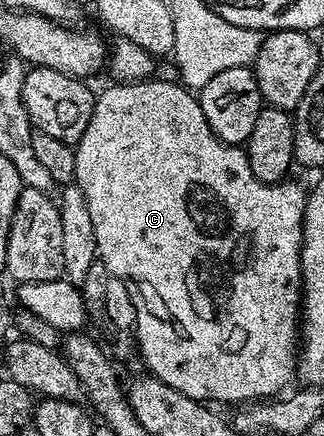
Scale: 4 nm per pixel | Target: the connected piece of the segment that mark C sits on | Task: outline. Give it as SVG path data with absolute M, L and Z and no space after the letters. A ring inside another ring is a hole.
M151 77L141 83L115 82L111 91L95 98L92 121L88 121L88 129L74 147L78 162L76 182L86 195L92 219L114 223L114 267L111 272L124 281L128 293L134 298L134 309L138 312L136 351L146 362L145 370L155 379L164 381L164 385L199 401L215 399L218 403L246 405L251 401L269 400L285 392L285 387L296 379L302 310L302 226L307 188L291 181L261 183L256 173L252 173L245 150L233 143L220 142L216 133L212 133L204 109L198 104L198 95L181 82L165 83L158 78Z

